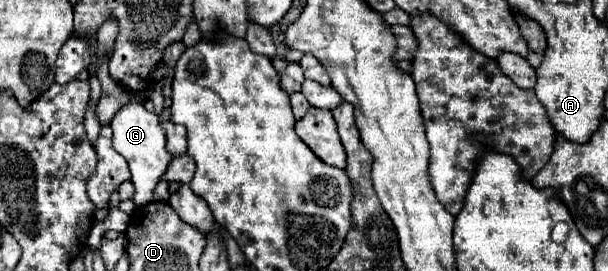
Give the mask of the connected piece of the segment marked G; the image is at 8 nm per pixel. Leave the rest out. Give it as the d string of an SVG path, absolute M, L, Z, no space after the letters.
M131 94L129 102L125 106L121 106L119 112L113 116L111 130L113 130L113 148L129 162L131 182L135 186L133 202L137 206L145 206L151 202L153 190L171 162L171 156L165 150L165 130L161 128L159 116L155 112L149 112L143 106L141 94Z

